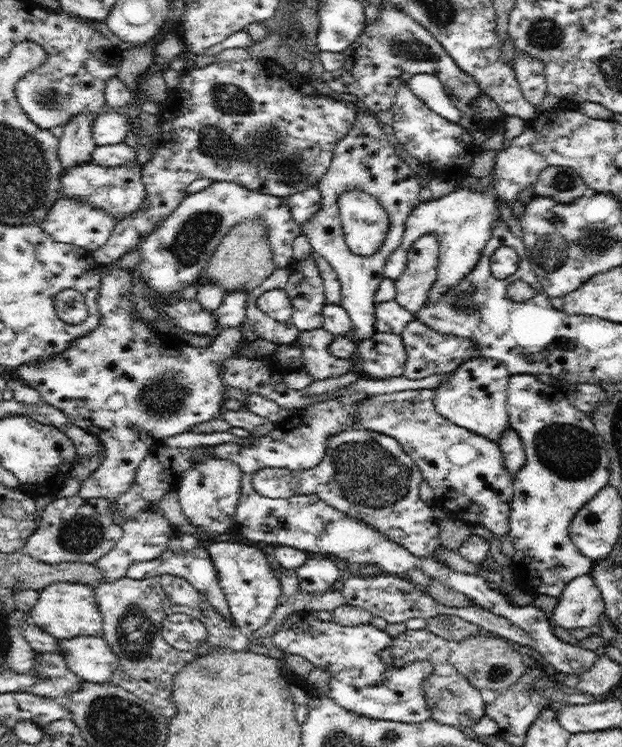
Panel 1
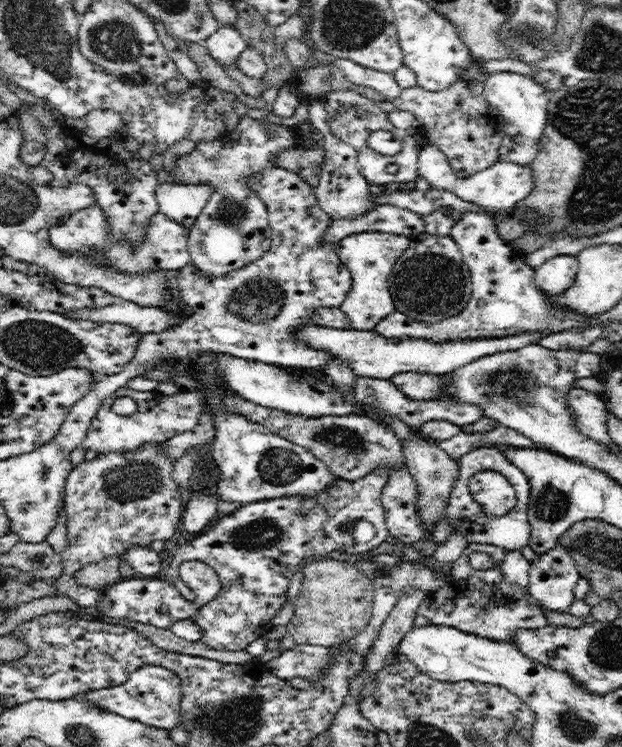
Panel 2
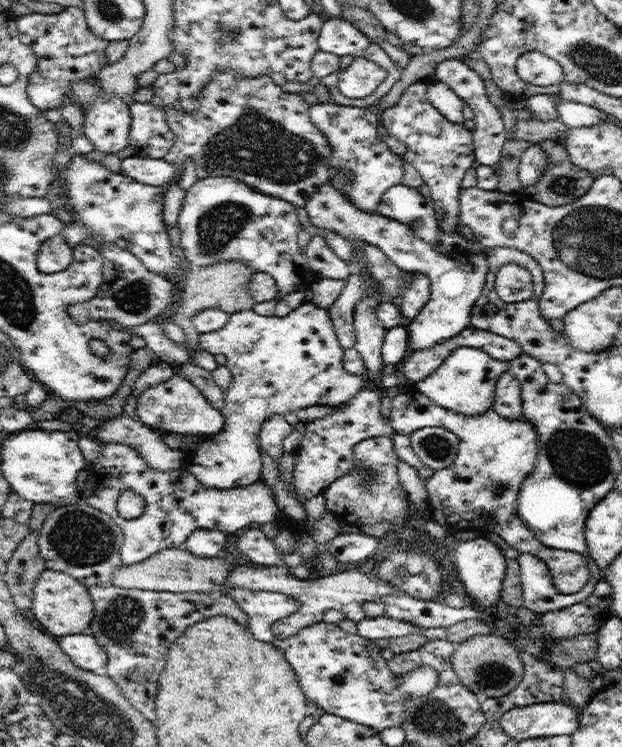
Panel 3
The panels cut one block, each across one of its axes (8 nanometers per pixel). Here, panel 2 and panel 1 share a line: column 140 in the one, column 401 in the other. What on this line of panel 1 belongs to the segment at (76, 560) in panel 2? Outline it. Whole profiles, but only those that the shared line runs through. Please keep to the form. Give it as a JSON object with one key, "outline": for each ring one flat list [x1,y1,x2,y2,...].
{"outline":[[355,427,335,432,329,438,318,466,308,470,272,468,270,466,261,468,255,470,252,486,254,490,258,491,258,494,271,499,288,499,296,495,315,494,336,510,358,518,378,532,385,534,392,542,397,542,415,557,432,557,441,545,439,522,432,505,420,498,419,484,422,479,420,469,394,437,382,436,382,434,368,429]]}

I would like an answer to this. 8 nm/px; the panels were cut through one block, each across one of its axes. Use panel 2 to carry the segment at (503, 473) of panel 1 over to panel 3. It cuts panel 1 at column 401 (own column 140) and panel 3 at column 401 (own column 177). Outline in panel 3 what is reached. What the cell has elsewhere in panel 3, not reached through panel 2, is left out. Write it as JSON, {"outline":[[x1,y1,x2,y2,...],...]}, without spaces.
{"outline":[[411,387,396,394,392,402,389,423,394,432,410,436,425,426,446,427,459,440,457,457,452,466,434,471,426,482,427,502,431,519,447,528,449,534,466,530,488,530,503,538,506,544,520,553,538,555,549,568,553,584,562,594,576,594,586,585,589,568,582,554,554,550,544,546,520,520,518,497,522,481,530,474,538,460,538,434,534,424,522,418,504,418,494,408,466,416,429,402,425,394]]}

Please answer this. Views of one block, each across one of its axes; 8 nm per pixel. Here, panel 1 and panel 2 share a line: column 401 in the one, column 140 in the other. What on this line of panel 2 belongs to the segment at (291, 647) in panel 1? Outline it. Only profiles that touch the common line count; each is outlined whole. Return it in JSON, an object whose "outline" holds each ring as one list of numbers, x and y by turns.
{"outline":[[143,665,120,686,108,689,90,690,82,698,90,700,103,709,108,709,120,716,140,721,156,728,171,730,180,722,180,700,182,696,180,678,164,666]]}

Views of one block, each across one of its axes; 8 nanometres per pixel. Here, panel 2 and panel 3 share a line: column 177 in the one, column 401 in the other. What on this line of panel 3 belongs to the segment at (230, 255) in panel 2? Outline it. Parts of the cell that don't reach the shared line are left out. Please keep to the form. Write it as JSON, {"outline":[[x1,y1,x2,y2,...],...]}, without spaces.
{"outline":[[317,103,310,106,310,116,315,126,326,136,327,141,332,146,332,157,329,161,330,176,336,175,337,170,348,168,352,173,353,182,349,187,349,196,346,197,356,208,367,213,376,212,376,207,380,203,382,194,391,188,401,184,404,174,402,163,396,153,392,153,388,146,381,142,377,136,379,124,378,115,370,107,342,106,336,103]]}

